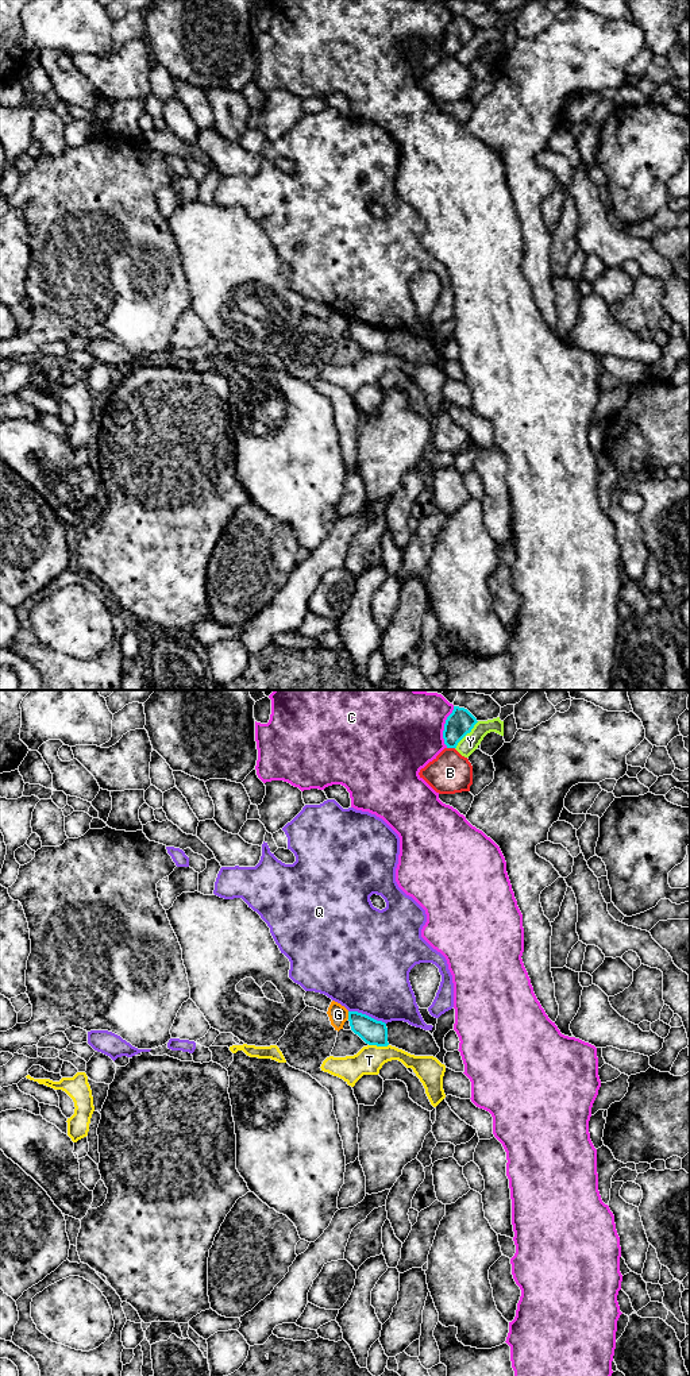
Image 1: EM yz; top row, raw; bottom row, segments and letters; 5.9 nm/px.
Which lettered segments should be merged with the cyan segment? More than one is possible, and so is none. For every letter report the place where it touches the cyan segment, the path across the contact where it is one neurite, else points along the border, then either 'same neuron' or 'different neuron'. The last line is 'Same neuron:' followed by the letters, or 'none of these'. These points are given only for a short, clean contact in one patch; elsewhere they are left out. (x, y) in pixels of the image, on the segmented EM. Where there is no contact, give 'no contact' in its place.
B: contact yz (451, 747); different neuron
C: contact yz (444, 727); different neuron
G: contact yz (349, 1016); border yz (347, 1012), (349, 1018); different neuron
Q: contact yz (367, 1016); different neuron
T: contact yz (378, 1045); different neuron
Y: contact yz (466, 733); different neuron
Same neuron: none of these

